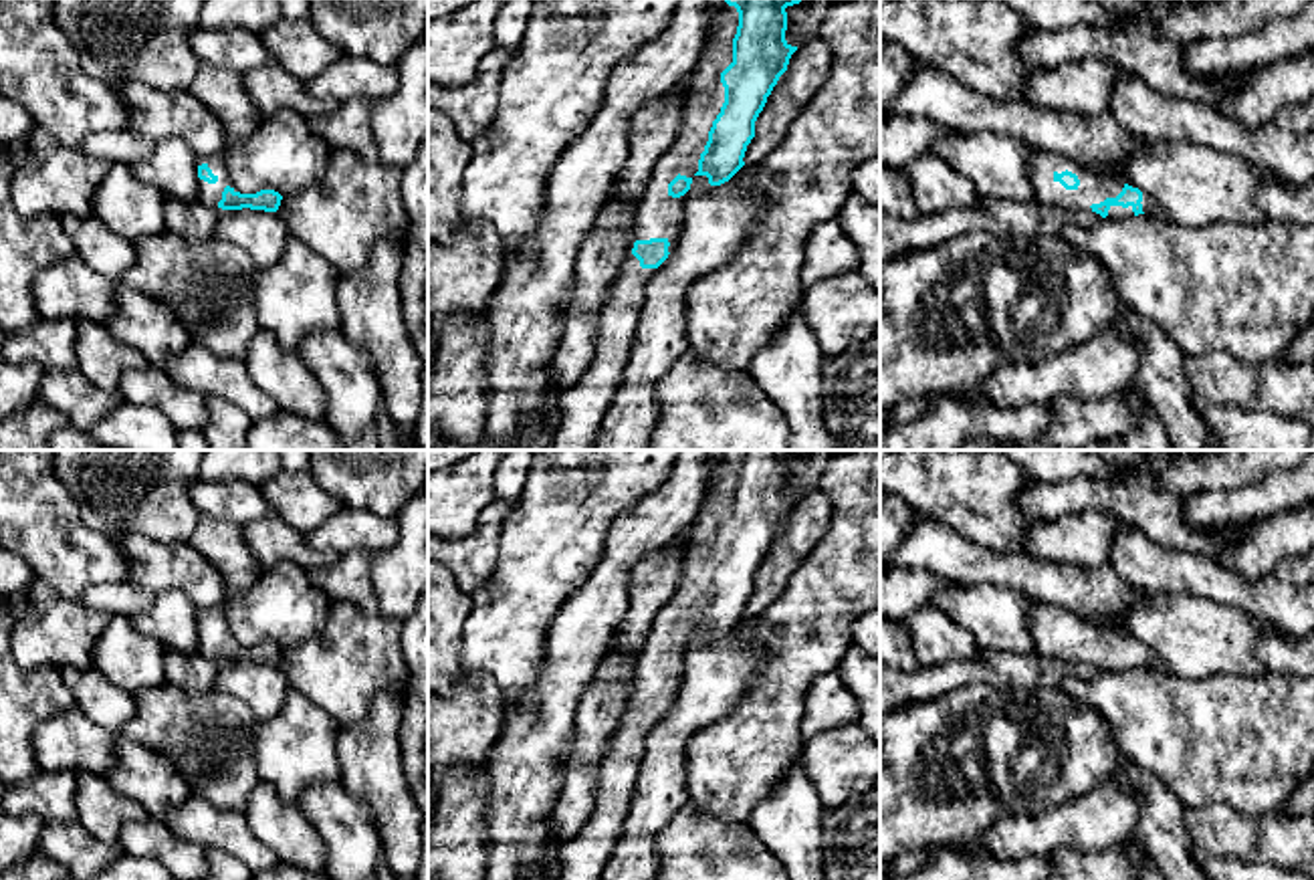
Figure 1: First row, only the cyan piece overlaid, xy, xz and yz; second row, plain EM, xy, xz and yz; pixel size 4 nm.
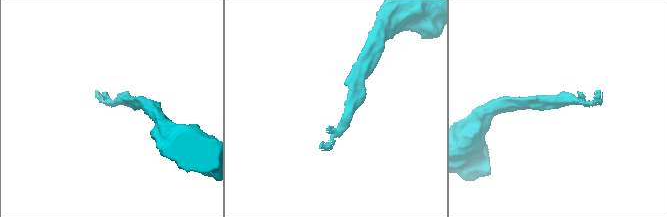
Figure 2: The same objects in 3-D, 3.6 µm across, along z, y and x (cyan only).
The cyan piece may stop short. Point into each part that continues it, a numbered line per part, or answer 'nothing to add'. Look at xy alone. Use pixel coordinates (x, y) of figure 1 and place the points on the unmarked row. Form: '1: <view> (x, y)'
1: xy (208, 646)

